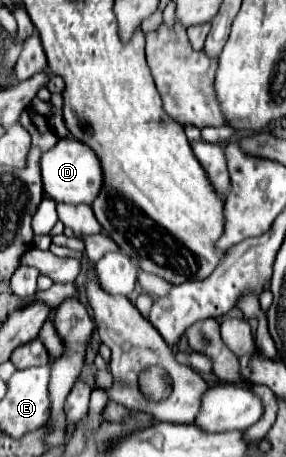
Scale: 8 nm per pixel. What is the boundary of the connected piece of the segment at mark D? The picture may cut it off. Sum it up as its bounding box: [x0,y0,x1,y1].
[40,139,102,203]

